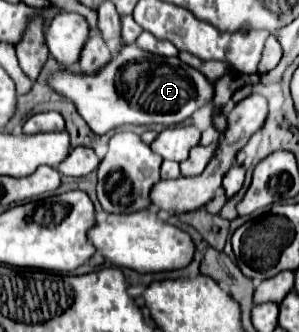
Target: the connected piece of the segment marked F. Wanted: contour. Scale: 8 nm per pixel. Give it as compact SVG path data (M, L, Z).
M134 43L124 45L122 51L94 75L58 69L48 77L48 85L60 95L68 97L90 129L98 135L104 135L122 125L182 123L196 109L210 103L214 95L212 83L200 71L182 63L178 57L160 57L148 51L140 51L140 47Z

